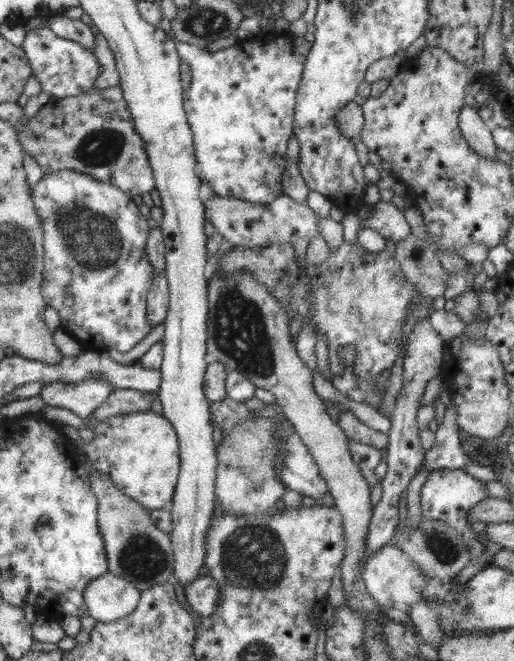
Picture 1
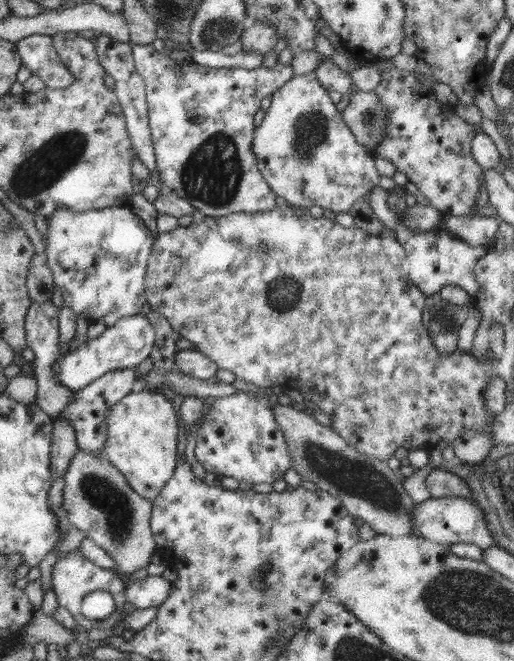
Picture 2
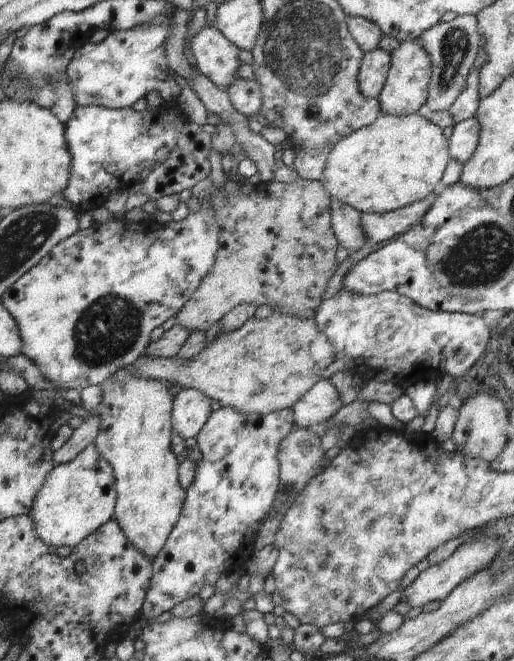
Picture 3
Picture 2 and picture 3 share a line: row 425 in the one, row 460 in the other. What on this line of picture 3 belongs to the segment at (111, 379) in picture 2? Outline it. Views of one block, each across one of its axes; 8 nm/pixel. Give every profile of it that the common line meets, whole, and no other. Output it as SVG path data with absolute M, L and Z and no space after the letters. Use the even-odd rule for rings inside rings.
M94 442L88 444L72 462L52 467L29 512L36 536L48 548L73 549L89 534L113 519L117 497L114 481L112 467L96 450Z

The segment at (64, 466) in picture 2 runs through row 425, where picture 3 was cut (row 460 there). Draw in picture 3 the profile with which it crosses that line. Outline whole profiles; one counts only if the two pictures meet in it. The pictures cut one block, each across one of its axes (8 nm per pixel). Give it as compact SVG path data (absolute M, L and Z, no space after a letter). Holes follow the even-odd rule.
M95 412L87 420L84 419L84 424L73 430L69 440L61 448L53 452L54 466L72 462L88 444L94 442L98 426L100 426L100 418Z

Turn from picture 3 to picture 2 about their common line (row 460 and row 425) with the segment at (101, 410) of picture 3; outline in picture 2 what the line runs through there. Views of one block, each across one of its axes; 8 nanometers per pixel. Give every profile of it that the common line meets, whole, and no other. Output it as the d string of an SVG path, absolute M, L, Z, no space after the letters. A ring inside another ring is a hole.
M146 389L138 394L128 394L116 405L110 406L104 422L107 424L107 438L102 451L108 460L125 476L130 488L145 498L154 500L160 489L171 479L175 471L178 454L177 412L172 407L170 394L154 389Z

